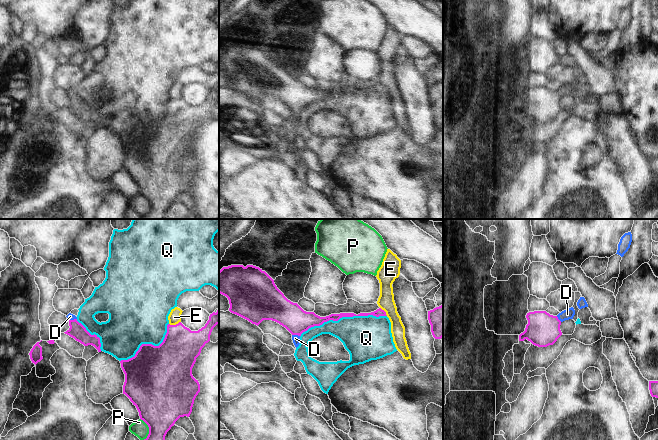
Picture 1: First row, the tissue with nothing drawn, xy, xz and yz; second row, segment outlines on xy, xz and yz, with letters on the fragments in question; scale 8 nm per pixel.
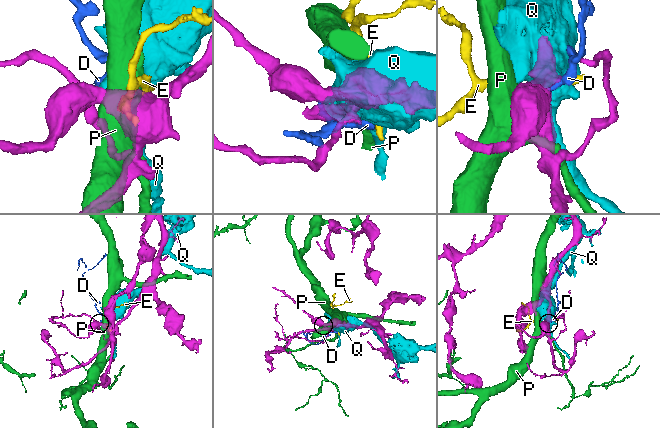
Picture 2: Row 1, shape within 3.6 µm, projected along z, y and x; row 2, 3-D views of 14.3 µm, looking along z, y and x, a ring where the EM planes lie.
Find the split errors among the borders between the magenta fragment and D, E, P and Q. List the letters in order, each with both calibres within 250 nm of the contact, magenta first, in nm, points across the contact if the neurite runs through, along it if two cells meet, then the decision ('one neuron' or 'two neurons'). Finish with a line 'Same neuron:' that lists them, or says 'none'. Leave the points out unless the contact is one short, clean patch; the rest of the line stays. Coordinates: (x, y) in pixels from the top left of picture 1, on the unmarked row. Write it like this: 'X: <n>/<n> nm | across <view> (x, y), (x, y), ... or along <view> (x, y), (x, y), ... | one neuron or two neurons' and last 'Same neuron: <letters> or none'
D: 220/60 nm | across xz (290, 91), (296, 97), (296, 110), (295, 114) | one neuron
E: 320/100 nm | along xy (180, 97), (175, 100), (169, 100) | two neurons
P: 400/140 nm | two neurons
Q: 110/360 nm | two neurons
Same neuron: D

